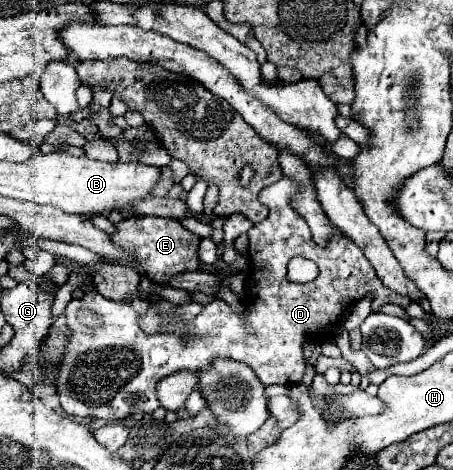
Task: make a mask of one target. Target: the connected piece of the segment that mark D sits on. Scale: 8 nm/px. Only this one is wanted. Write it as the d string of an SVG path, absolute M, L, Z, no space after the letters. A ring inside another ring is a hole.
M282 178L260 192L260 202L270 208L270 214L266 220L248 230L250 277L258 283L258 290L254 292L256 304L246 312L246 318L230 312L230 306L216 298L206 304L204 310L190 324L186 324L186 328L160 336L148 336L140 332L138 314L132 306L108 300L96 290L86 292L80 300L74 298L66 308L68 344L56 376L56 390L64 412L68 416L104 420L122 420L134 412L150 414L160 406L154 388L160 378L178 370L200 372L210 364L210 360L214 360L214 356L228 356L250 364L266 386L292 386L304 376L304 342L314 336L324 338L328 332L334 334L334 328L338 328L350 304L372 294L374 312L378 312L384 304L398 304L402 308L410 306L412 300L408 300L408 296L402 296L382 284L360 248L340 230L328 248L314 244L306 220L288 204L292 192L298 190L300 186L294 180ZM294 256L304 256L316 262L320 268L318 278L308 284L290 282L286 276L286 266ZM80 308L90 308L96 312L102 326L98 330L90 330L80 324L76 318Z

